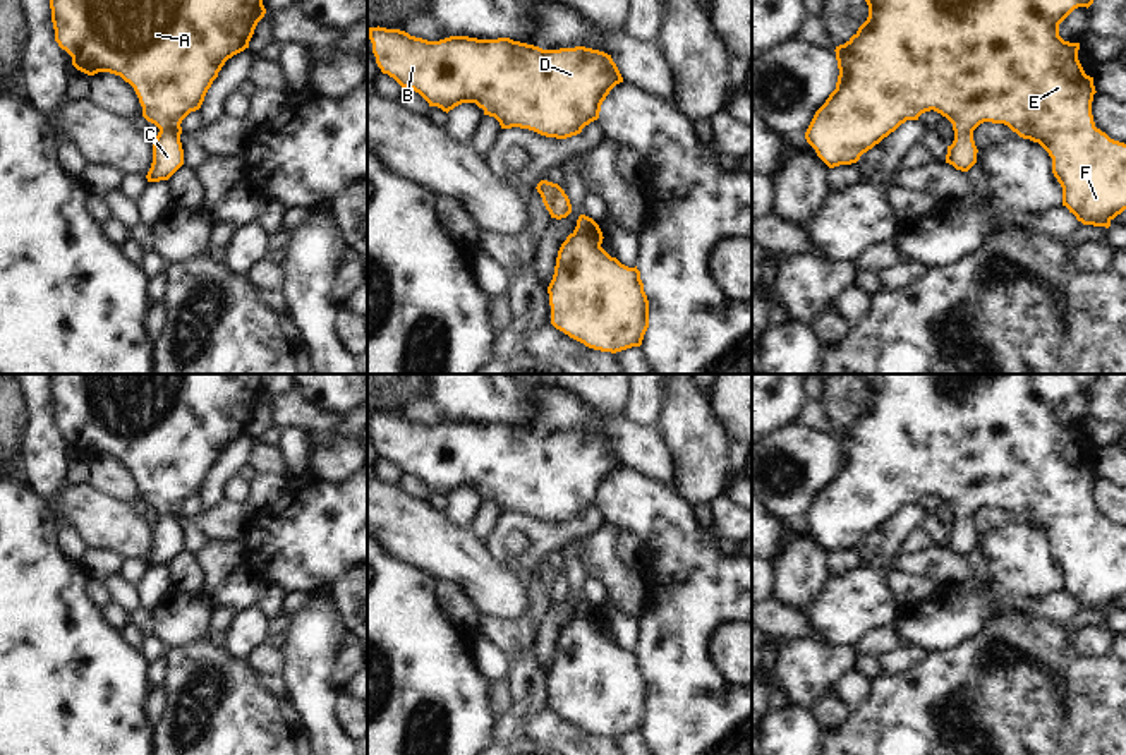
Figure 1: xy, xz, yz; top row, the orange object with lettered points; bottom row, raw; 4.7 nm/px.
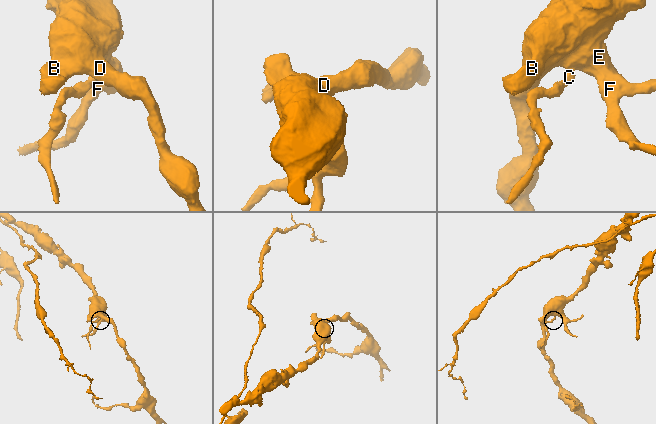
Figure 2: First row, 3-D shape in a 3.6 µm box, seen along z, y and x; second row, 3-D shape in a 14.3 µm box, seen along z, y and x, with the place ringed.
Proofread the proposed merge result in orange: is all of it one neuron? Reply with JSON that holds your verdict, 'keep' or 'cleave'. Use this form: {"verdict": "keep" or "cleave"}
{"verdict": "keep"}

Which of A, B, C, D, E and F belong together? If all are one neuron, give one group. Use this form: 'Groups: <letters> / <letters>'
Groups: A B C D E F

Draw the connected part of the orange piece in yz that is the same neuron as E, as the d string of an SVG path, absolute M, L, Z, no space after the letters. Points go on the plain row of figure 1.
M860 374L869 402L858 415L836 431L838 467L815 496L807 527L829 551L851 549L906 504L937 496L953 508L954 525L946 547L968 556L977 547L973 515L984 508L1004 508L1023 523L1038 527L1052 542L1052 558L1062 571L1062 590L1083 609L1111 611L1126 594L1126 528L1095 511L1093 462L1080 444L1080 427L1064 426L1059 408L1078 391L1090 391L1099 374Z

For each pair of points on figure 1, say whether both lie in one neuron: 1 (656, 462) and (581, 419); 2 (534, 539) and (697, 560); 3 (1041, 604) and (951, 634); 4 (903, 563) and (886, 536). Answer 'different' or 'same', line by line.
1: same
2: different
3: same
4: different

